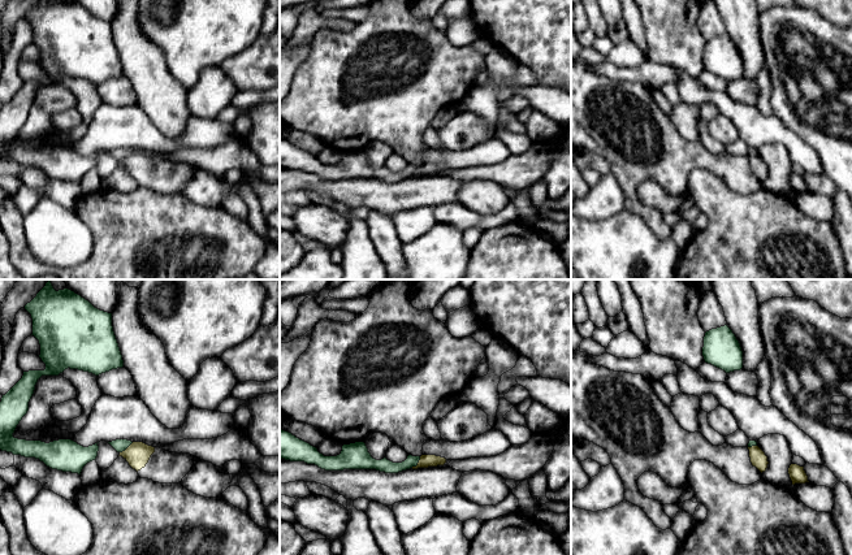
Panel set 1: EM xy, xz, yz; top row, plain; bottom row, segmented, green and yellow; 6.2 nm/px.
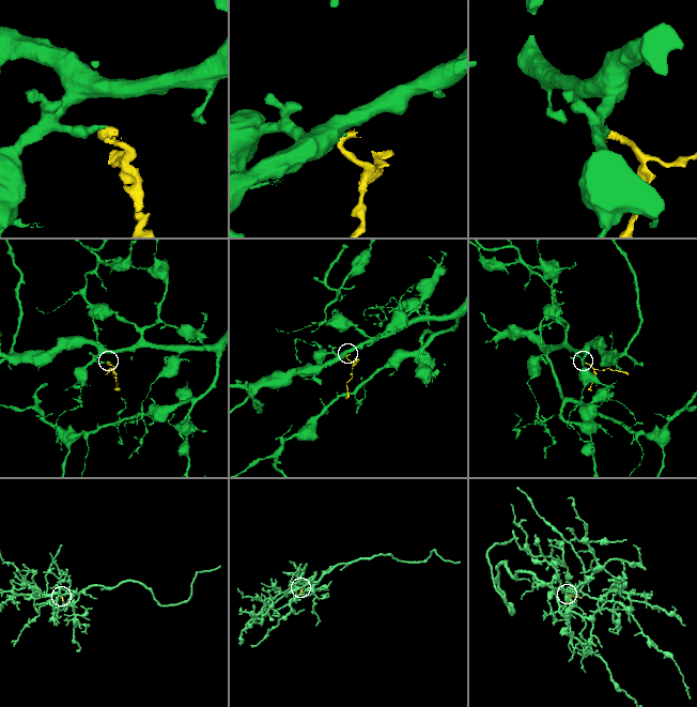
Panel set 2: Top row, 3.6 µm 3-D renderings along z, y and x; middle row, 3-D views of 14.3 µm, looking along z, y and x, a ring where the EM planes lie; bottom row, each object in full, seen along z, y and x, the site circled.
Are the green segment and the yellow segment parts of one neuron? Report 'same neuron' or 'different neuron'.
different neuron

